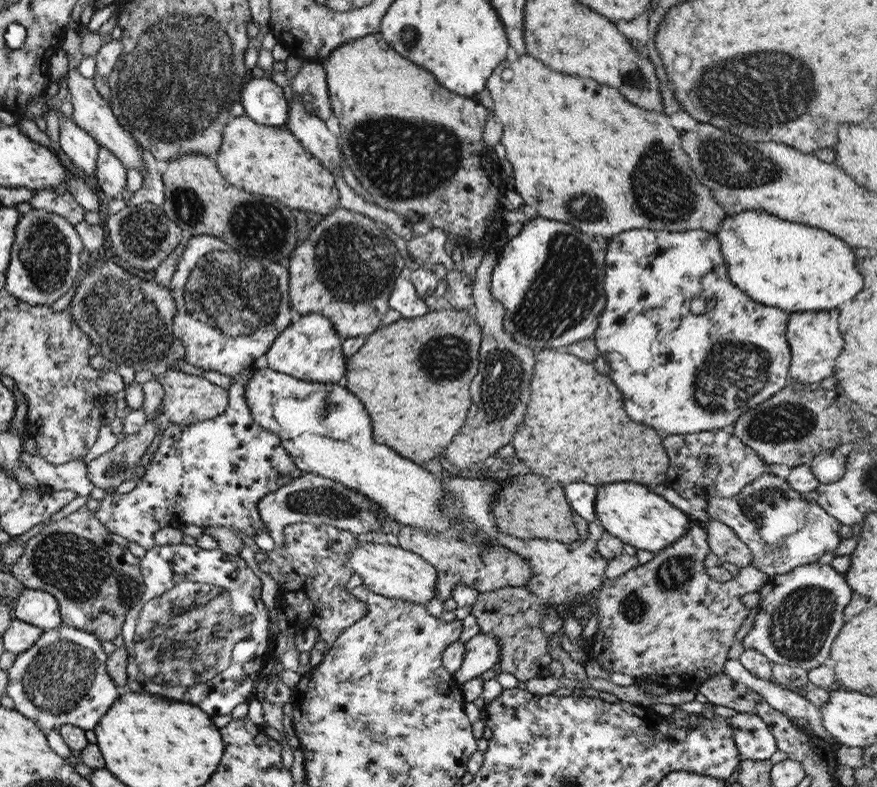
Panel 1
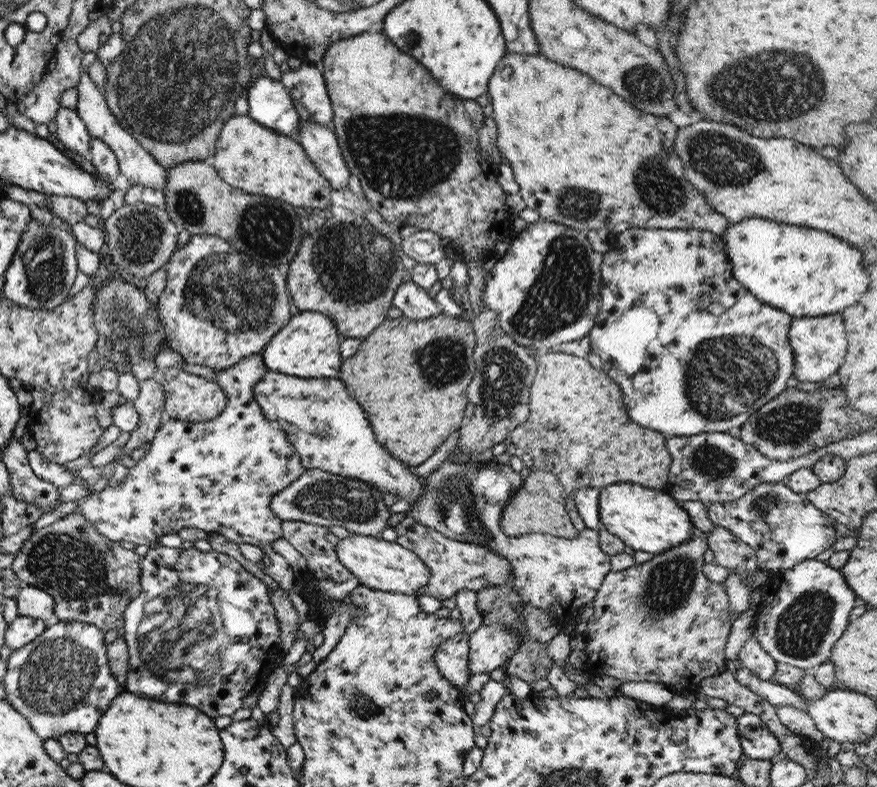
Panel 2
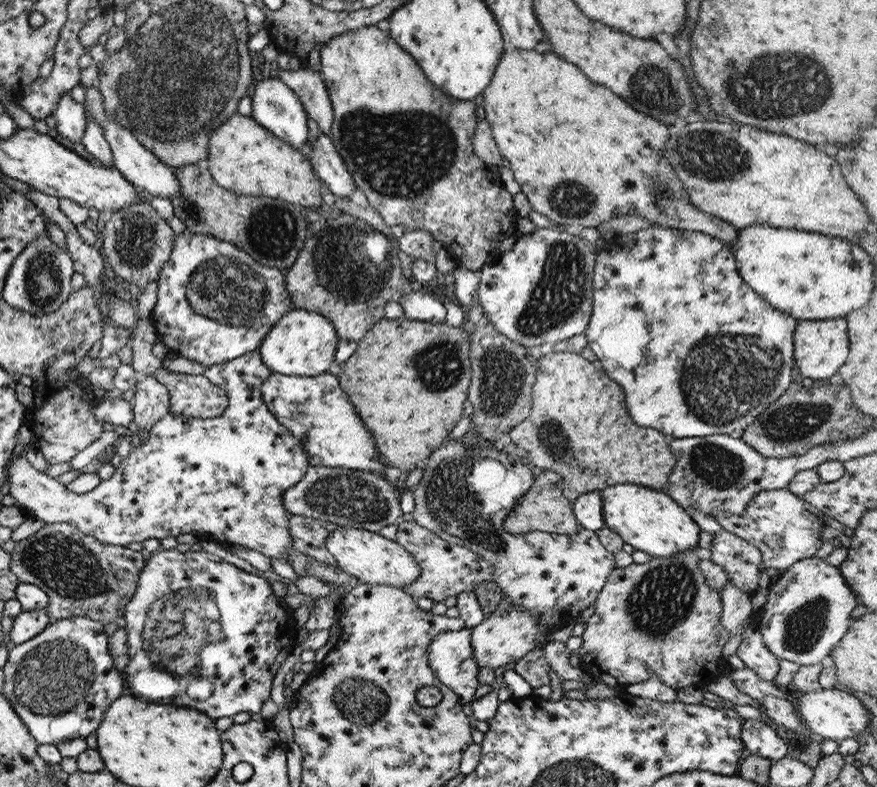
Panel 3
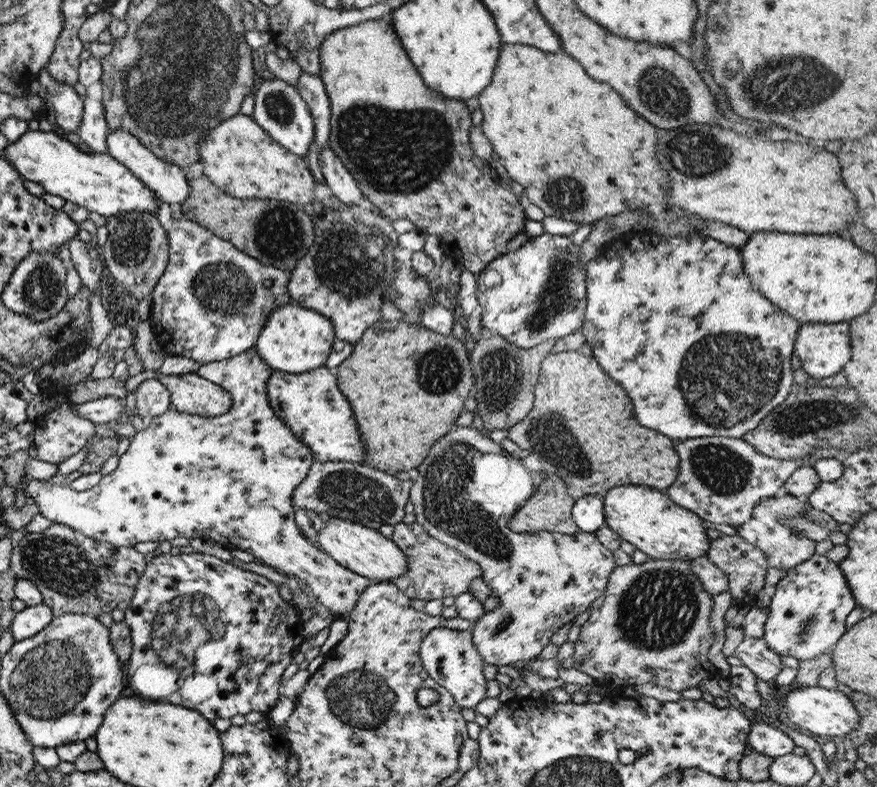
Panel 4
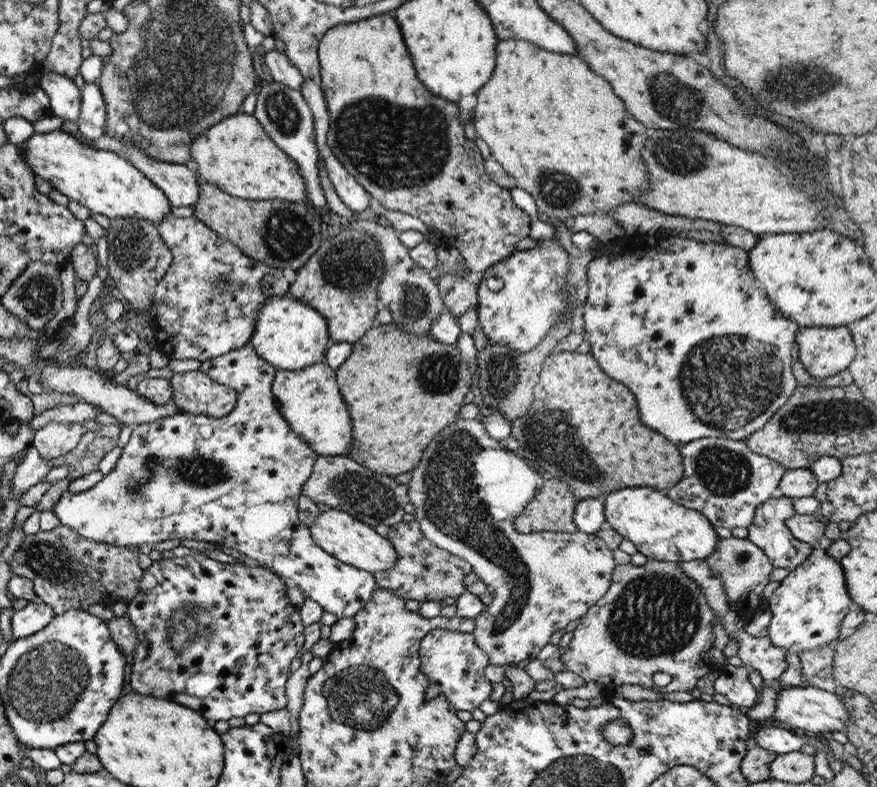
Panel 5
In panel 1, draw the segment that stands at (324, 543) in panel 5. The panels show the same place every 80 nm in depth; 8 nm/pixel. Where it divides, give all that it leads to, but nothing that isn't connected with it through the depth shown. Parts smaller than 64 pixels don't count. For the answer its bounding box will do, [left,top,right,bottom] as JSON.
[348,542,436,606]

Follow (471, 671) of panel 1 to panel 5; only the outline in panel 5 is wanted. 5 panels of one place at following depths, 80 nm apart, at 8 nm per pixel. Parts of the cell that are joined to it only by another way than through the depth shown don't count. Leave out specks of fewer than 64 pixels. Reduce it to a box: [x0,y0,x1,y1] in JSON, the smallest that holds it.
[405,416,615,666]

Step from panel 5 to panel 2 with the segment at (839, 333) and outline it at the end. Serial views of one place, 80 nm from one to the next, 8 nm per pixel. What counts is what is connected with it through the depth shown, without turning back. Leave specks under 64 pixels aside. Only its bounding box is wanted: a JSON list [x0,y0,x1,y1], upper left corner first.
[787,314,847,386]

